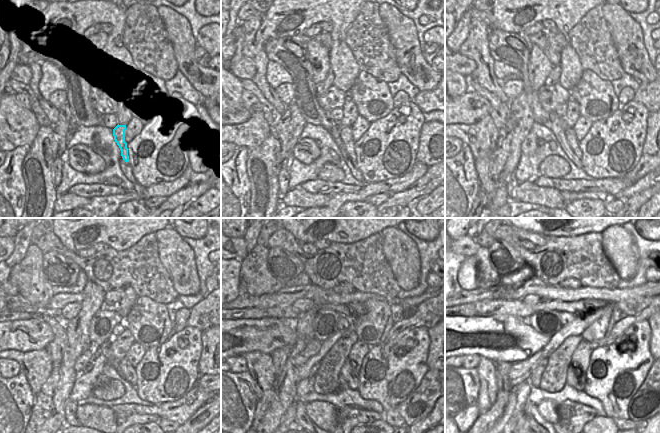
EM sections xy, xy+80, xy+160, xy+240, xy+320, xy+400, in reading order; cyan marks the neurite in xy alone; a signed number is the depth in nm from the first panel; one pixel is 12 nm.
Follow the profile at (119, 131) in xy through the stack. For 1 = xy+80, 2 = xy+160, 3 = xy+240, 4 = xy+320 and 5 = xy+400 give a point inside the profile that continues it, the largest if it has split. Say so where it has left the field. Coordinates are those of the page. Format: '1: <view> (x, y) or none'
1: xy+80 (346, 132)
2: xy+160 (571, 138)
3: xy+240 (128, 371)
4: xy+320 (352, 377)
5: xy+400 (576, 381)

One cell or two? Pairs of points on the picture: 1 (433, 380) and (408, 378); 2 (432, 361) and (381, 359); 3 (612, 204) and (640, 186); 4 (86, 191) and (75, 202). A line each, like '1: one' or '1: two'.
1: two
2: two
3: two
4: two

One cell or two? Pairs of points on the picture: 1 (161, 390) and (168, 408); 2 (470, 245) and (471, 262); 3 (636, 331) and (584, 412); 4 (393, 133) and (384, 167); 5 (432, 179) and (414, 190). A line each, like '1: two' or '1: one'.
1: two
2: two
3: two
4: one
5: one

